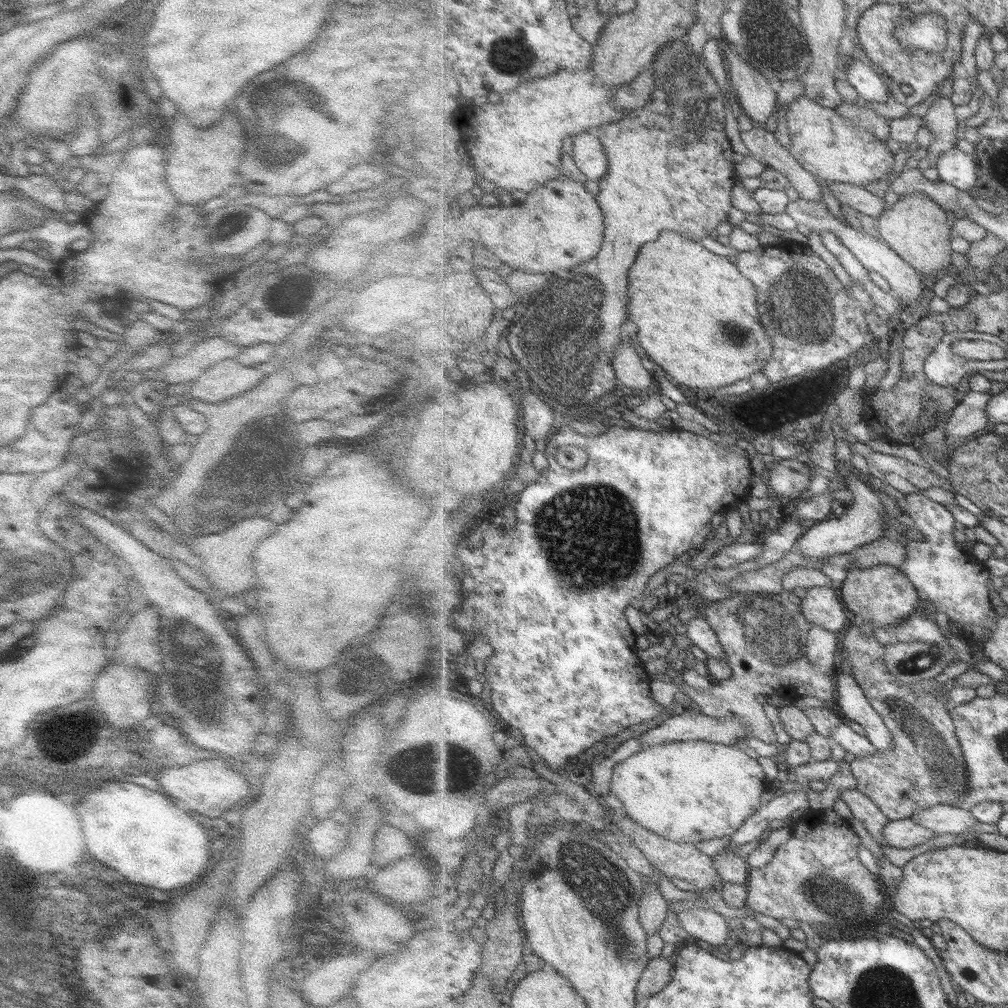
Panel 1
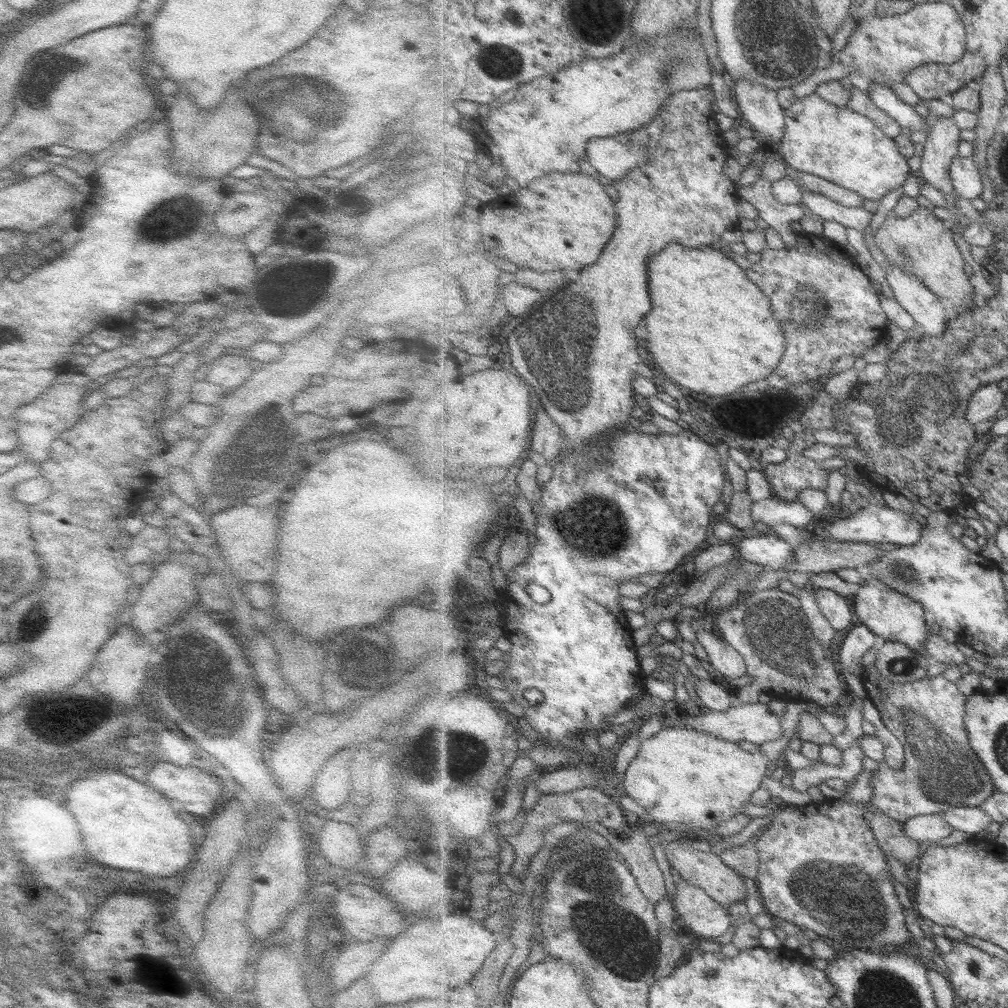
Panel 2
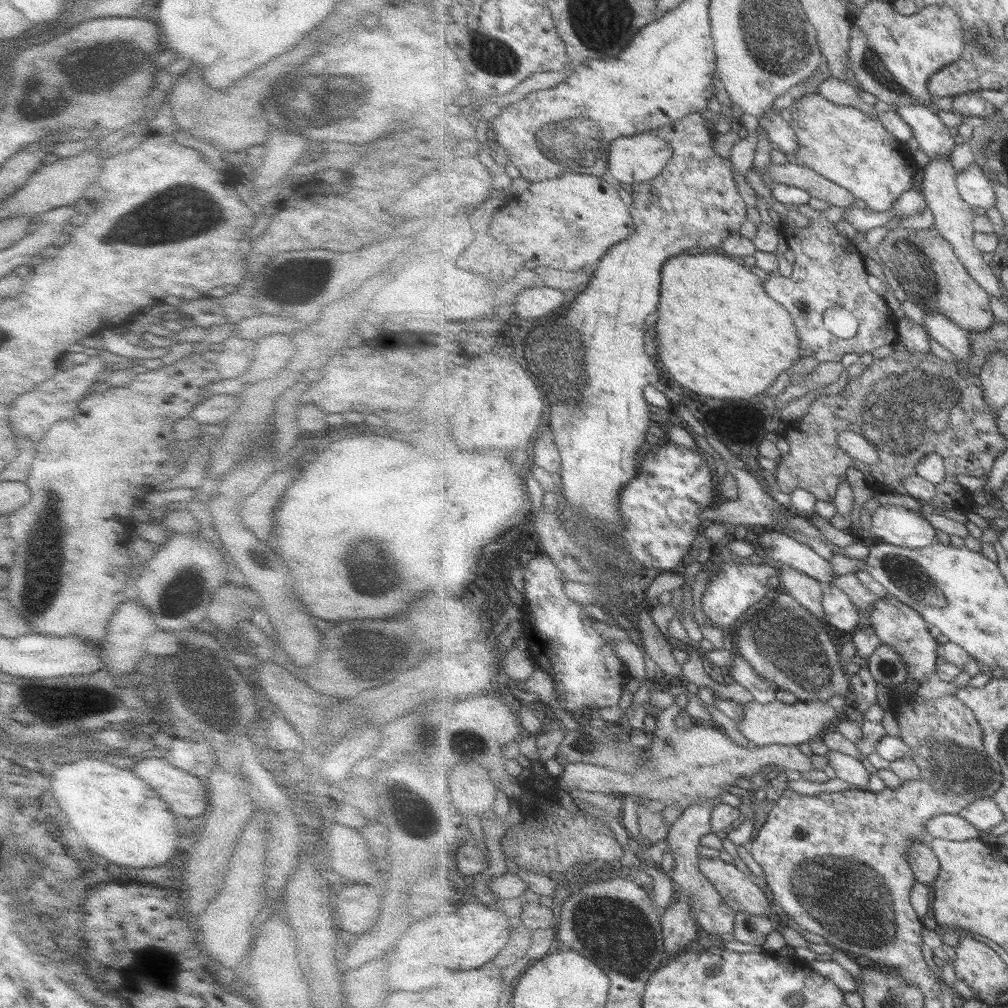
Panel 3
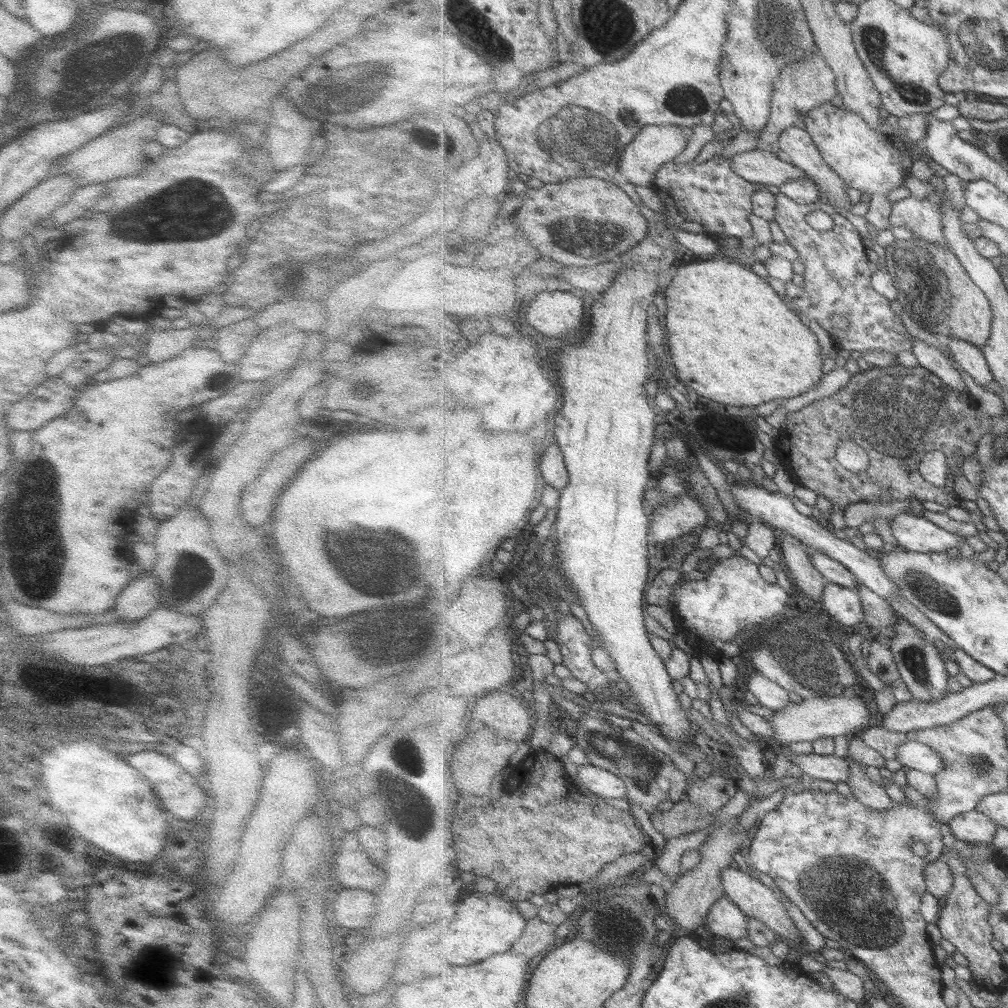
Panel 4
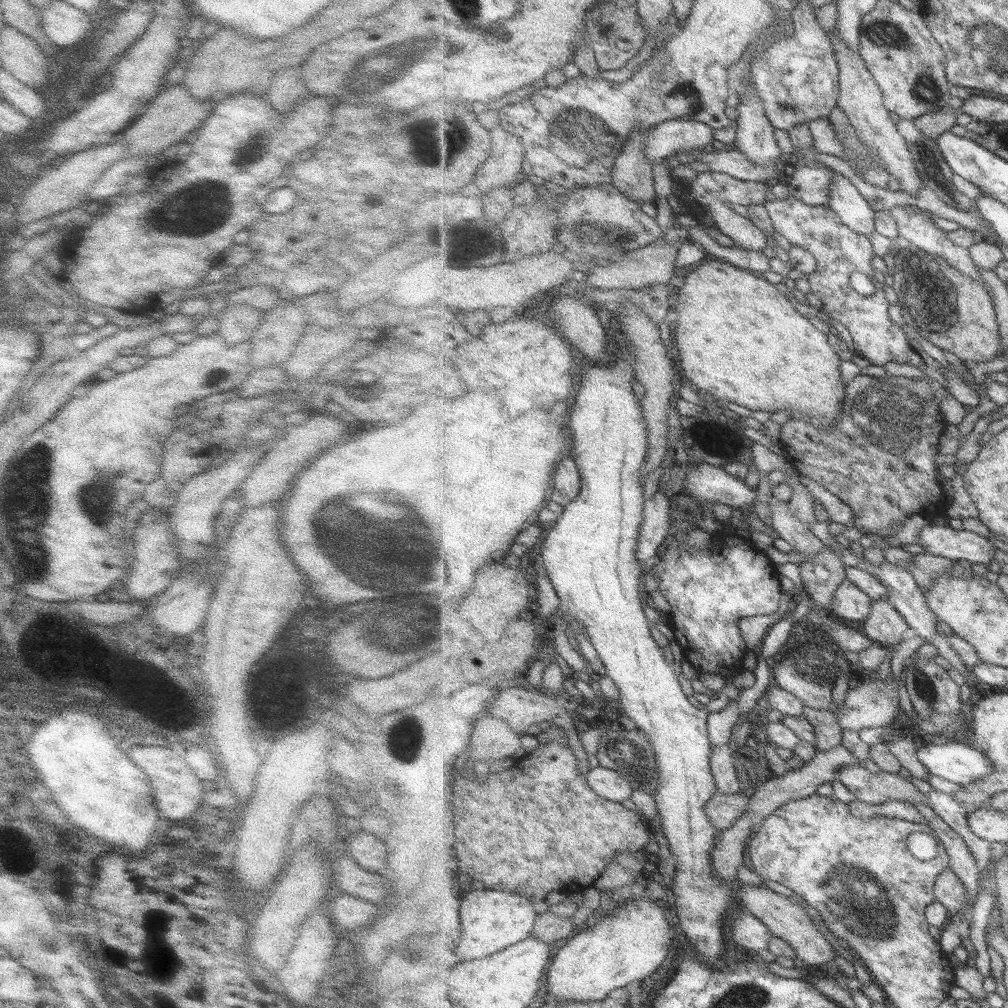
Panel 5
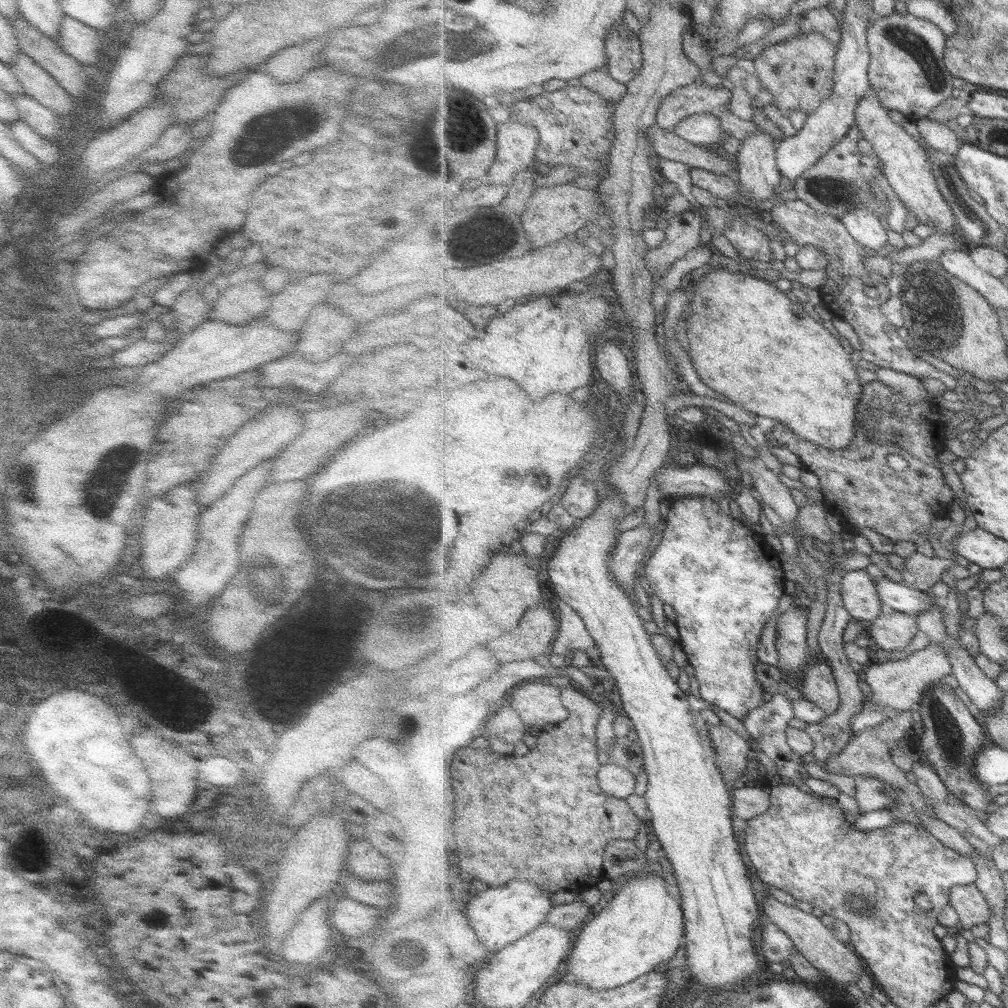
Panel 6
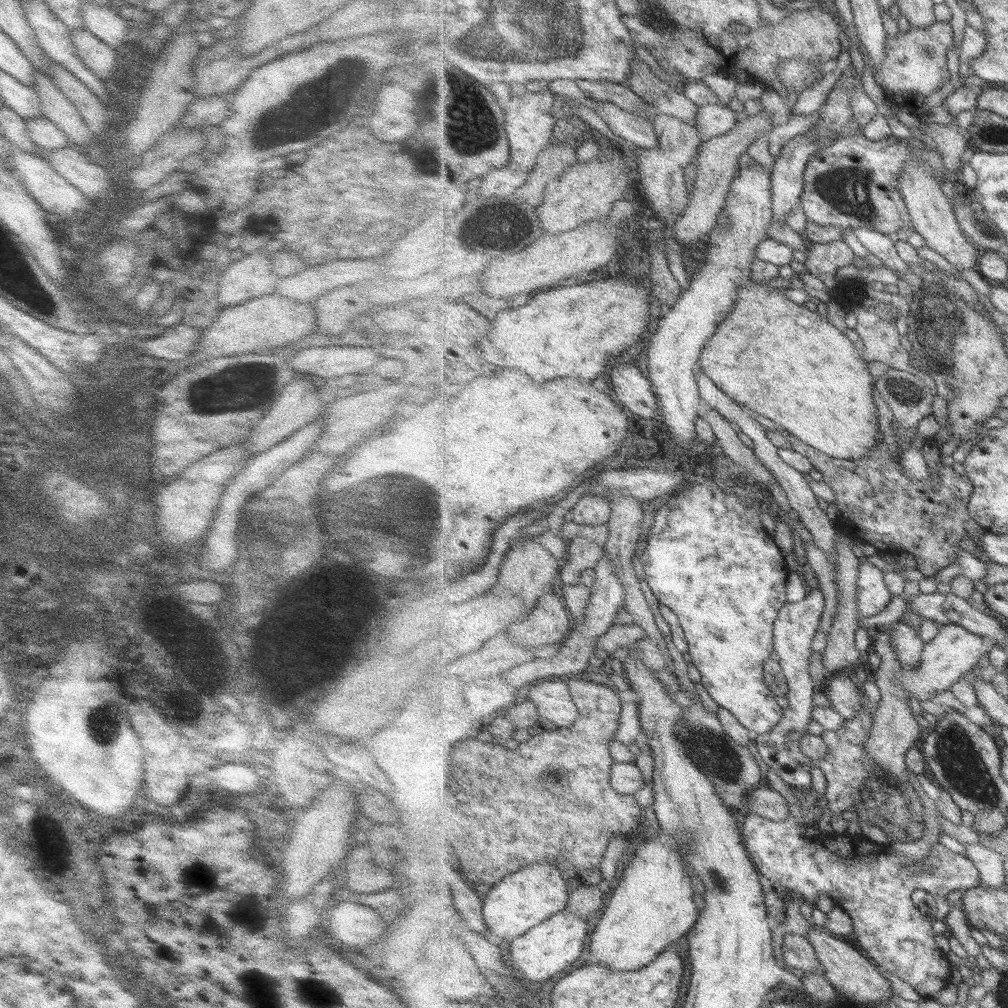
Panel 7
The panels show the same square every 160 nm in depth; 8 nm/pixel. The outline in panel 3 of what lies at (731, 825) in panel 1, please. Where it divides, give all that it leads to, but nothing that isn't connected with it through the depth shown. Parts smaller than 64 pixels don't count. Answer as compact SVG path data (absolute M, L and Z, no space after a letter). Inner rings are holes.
M675 704L659 712L656 728L651 733L654 740L650 748L653 757L647 762L647 766L640 767L636 774L626 774L585 762L574 762L565 764L561 775L555 778L555 785L619 797L627 794L649 797L650 800L658 800L665 806L678 804L685 810L690 804L707 801L717 808L722 807L720 798L722 794L729 793L729 786L735 785L737 778L749 777L758 771L769 774L776 770L797 770L800 773L815 770L811 756L806 756L795 746L750 745L743 748L716 726L703 727L695 723L689 729L679 729L675 726L675 716L682 713L684 709Z

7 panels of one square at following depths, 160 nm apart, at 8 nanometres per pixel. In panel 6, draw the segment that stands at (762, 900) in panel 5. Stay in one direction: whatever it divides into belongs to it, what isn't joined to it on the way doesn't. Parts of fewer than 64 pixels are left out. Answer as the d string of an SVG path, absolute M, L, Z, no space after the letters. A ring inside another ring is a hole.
M766 896L763 900L764 911L768 920L781 928L795 944L798 952L807 958L811 965L819 970L822 975L834 979L835 983L843 987L859 982L860 976L868 974L866 964L862 958L848 944L843 944L835 937L835 934L825 926L825 923L815 914L803 912L797 907L779 902L772 896Z

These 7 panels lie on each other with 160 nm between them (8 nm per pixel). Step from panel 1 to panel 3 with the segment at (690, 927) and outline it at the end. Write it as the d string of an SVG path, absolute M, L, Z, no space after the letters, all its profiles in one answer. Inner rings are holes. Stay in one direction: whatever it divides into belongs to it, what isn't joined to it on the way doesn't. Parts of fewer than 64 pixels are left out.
M709 801L690 804L672 824L666 838L674 858L674 869L669 873L677 891L685 891L692 898L693 910L703 931L729 938L733 936L737 912L726 903L723 895L700 869L699 846L701 846L701 838L711 832L712 814L715 808L717 806Z

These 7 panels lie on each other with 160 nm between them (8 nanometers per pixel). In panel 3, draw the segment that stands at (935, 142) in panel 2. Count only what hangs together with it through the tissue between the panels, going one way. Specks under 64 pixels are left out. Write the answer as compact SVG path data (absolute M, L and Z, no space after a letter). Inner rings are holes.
M950 156L931 158L931 162L928 163L924 170L922 192L926 198L928 208L934 215L934 224L931 227L937 229L937 232L953 246L965 269L978 281L981 288L986 290L991 296L1003 300L1004 284L1001 282L1001 279L997 278L997 274L989 266L990 263L983 258L982 250L974 243L974 236L977 233L974 229L976 215L973 212L973 207L959 192L956 179L958 172L952 165Z

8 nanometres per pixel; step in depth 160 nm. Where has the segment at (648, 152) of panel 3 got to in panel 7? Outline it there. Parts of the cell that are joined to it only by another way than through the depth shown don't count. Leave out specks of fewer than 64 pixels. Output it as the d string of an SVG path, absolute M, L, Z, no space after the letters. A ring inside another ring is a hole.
M718 104L703 105L699 108L695 129L703 140L730 132L742 120L730 107Z

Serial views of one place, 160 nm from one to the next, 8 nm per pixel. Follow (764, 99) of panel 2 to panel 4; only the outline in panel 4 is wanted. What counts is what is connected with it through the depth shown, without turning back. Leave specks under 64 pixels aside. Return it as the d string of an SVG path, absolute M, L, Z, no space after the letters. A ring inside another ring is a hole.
M789 128L781 132L778 141L780 147L789 155L790 162L818 184L824 202L843 210L852 210L855 204L848 195L850 186L827 164L807 130Z

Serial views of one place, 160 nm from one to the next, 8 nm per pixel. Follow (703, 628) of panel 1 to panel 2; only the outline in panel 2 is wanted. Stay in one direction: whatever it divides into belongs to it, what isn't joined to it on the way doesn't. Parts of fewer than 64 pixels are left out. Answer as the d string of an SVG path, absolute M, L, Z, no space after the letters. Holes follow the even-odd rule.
M703 629L696 633L698 642L703 646L711 666L725 677L745 676L746 660L721 636L713 635L711 630Z

